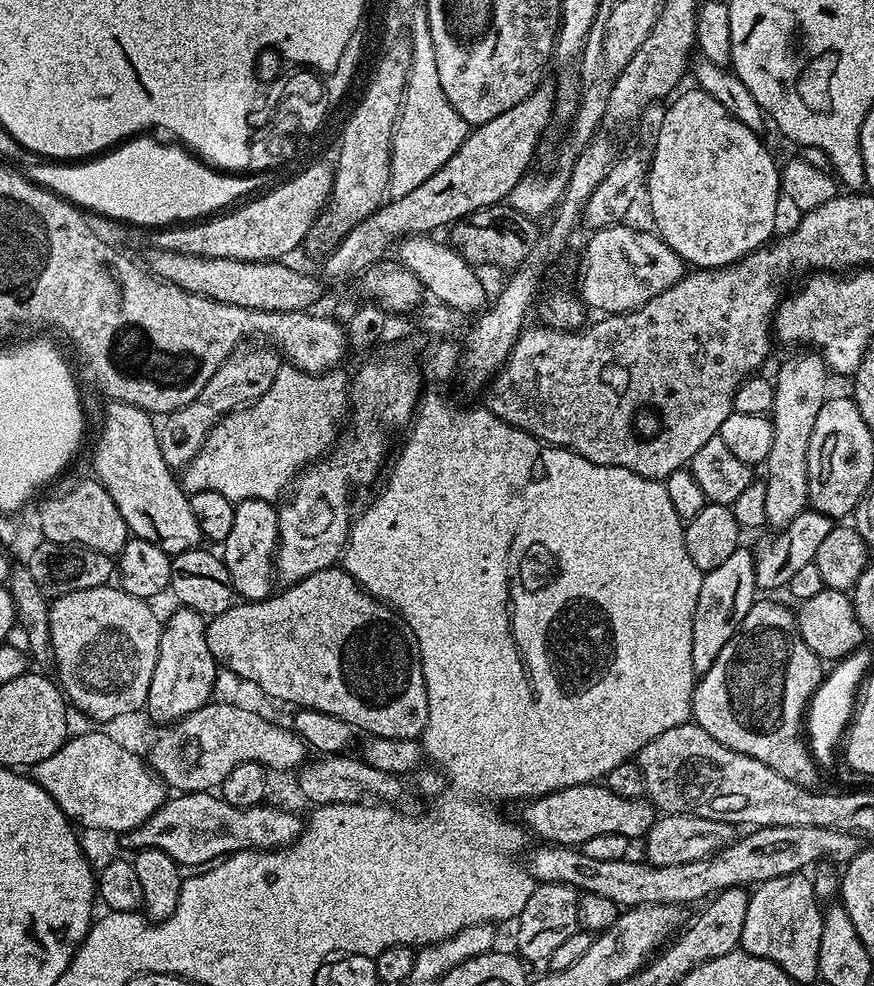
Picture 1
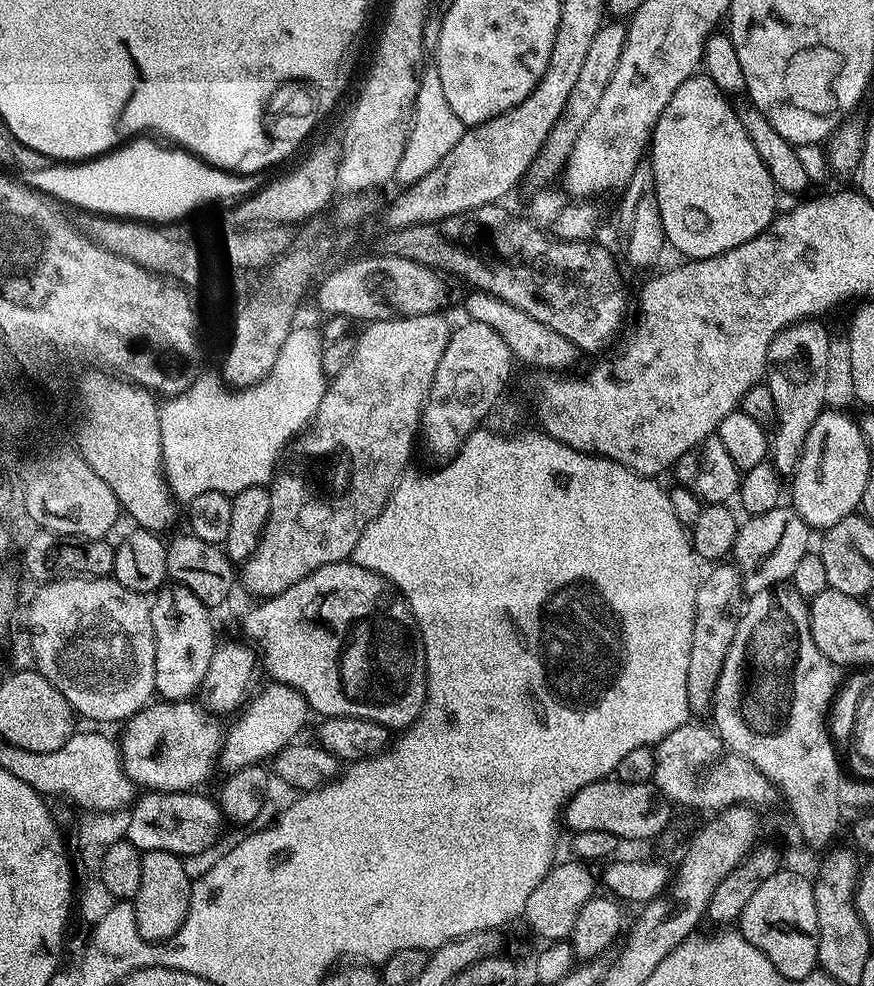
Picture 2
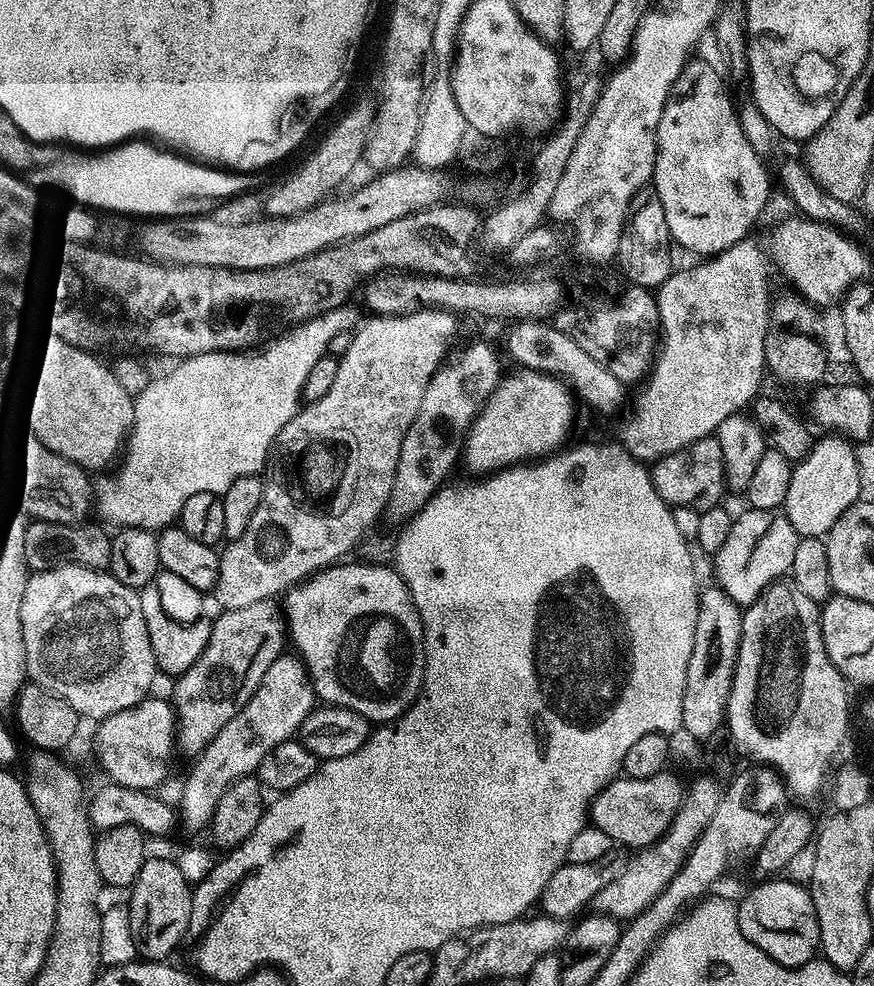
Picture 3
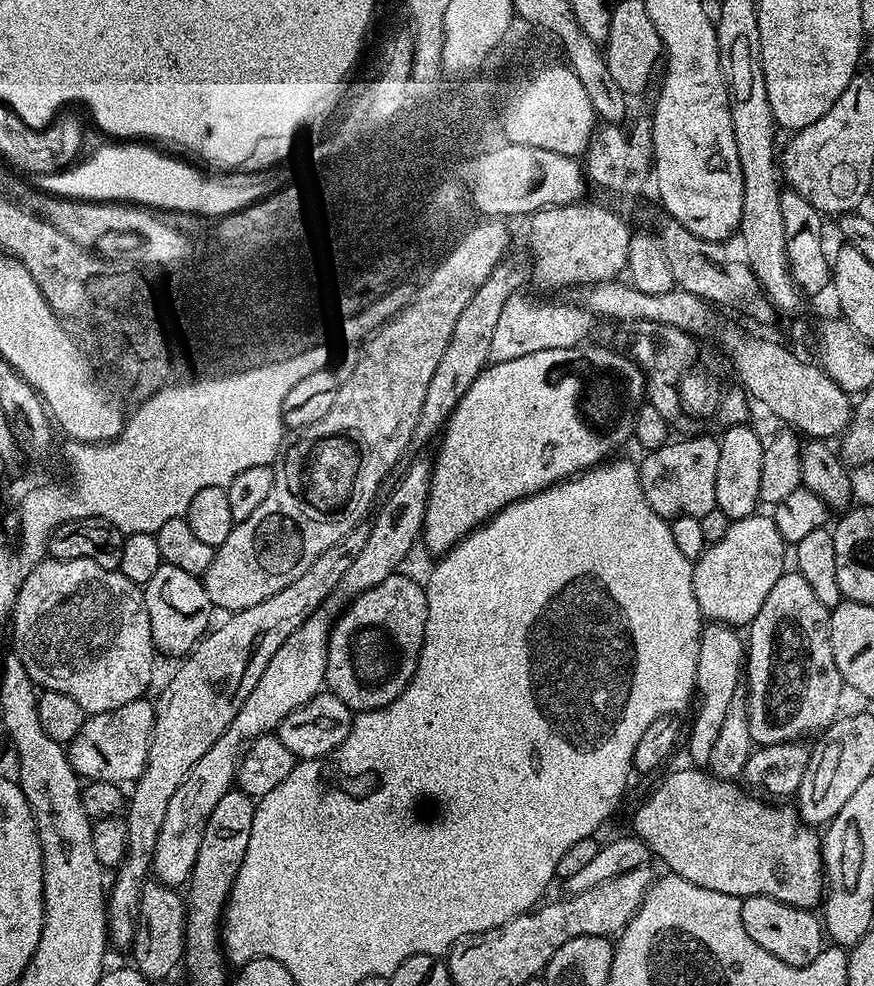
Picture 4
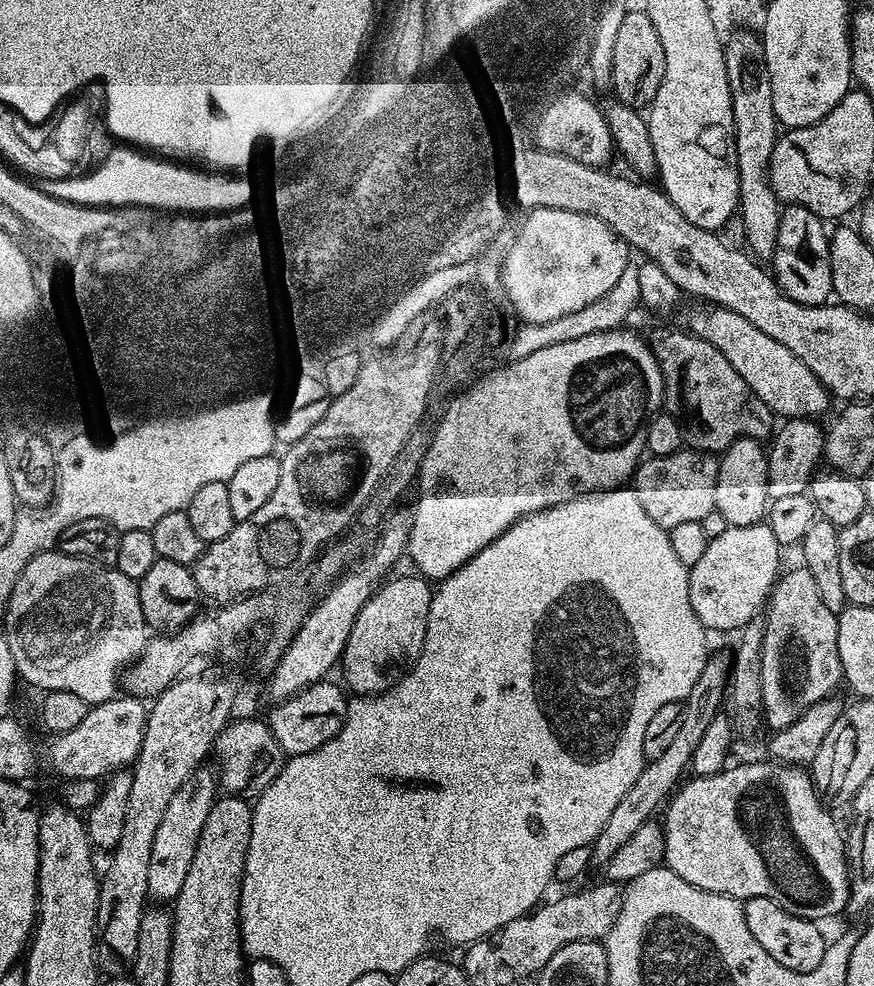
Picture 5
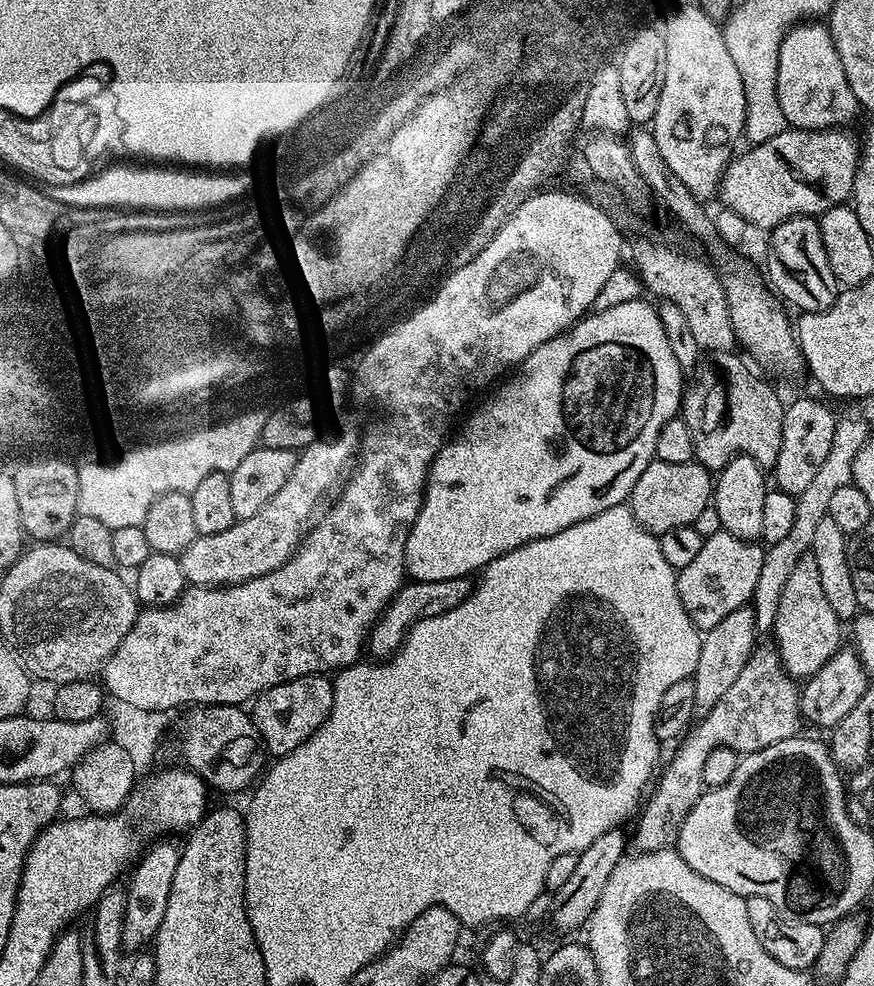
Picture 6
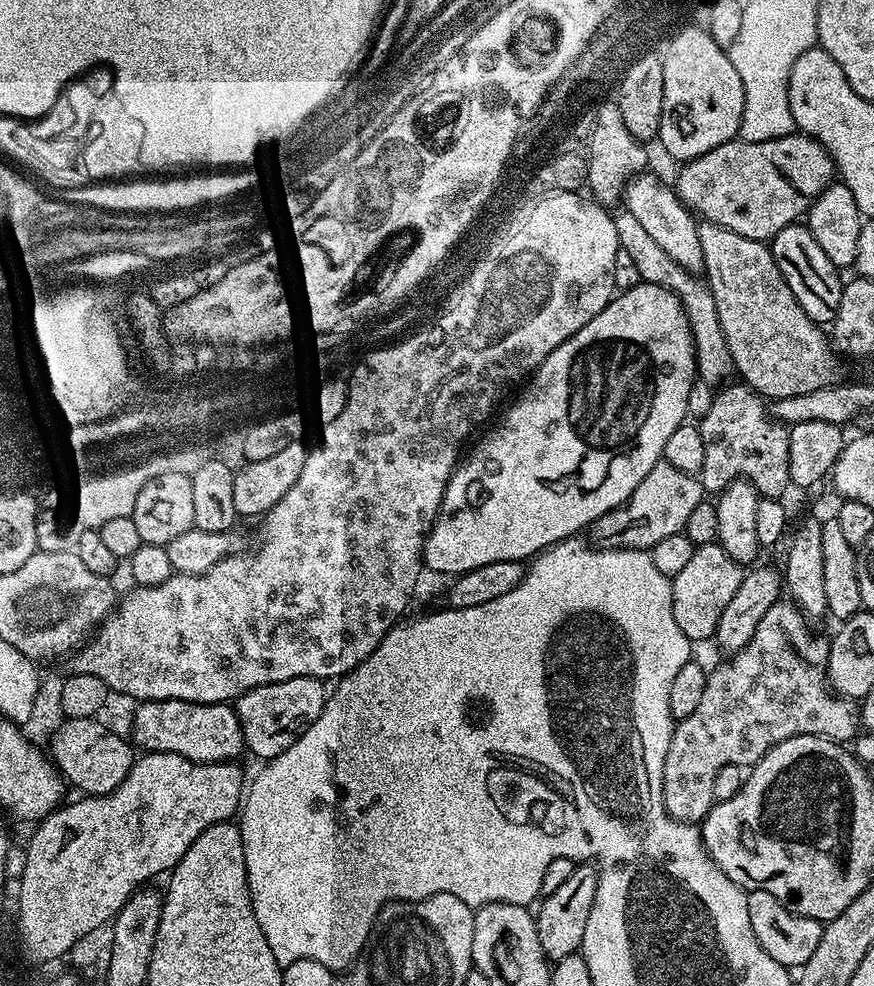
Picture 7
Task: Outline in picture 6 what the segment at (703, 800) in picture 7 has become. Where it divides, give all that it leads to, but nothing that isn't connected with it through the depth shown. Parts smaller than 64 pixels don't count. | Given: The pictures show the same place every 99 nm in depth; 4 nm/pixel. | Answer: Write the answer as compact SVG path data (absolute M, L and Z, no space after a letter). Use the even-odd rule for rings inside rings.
M757 647L751 658L742 666L742 674L730 685L730 690L718 698L709 712L703 713L689 727L686 735L675 745L672 761L659 773L660 782L656 790L647 797L639 809L640 825L636 828L634 848L637 853L655 853L669 842L675 841L686 814L706 791L702 782L702 770L714 750L729 748L741 754L757 752L774 742L797 735L801 731L800 688L797 681L784 671L780 654L775 647Z

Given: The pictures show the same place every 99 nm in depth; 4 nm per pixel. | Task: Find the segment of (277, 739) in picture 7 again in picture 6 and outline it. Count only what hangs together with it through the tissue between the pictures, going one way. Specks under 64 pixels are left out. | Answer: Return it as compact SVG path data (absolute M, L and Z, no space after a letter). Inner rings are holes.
M327 675L303 676L285 684L266 688L255 697L250 715L256 723L260 741L273 757L289 756L324 725L332 709L332 680Z

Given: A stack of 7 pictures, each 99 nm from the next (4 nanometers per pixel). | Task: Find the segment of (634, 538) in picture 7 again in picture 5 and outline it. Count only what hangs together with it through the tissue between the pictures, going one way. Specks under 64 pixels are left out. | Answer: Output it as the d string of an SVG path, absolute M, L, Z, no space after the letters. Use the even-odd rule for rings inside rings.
M681 450L665 456L648 456L636 465L634 473L634 491L638 494L638 502L642 502L642 510L658 522L665 530L680 525L682 522L700 522L716 510L714 502L714 486L718 486L719 459L711 452Z

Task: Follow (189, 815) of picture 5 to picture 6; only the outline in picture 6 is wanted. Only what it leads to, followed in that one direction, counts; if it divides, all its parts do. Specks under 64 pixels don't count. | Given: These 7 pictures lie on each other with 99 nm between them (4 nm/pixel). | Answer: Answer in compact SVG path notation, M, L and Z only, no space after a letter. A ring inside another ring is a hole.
M168 842L153 843L131 869L132 882L126 886L128 898L126 918L122 926L125 949L147 949L155 941L162 926L162 917L166 915L166 905L170 902L170 886L174 886L174 873L177 872L180 861L180 848L164 843Z

